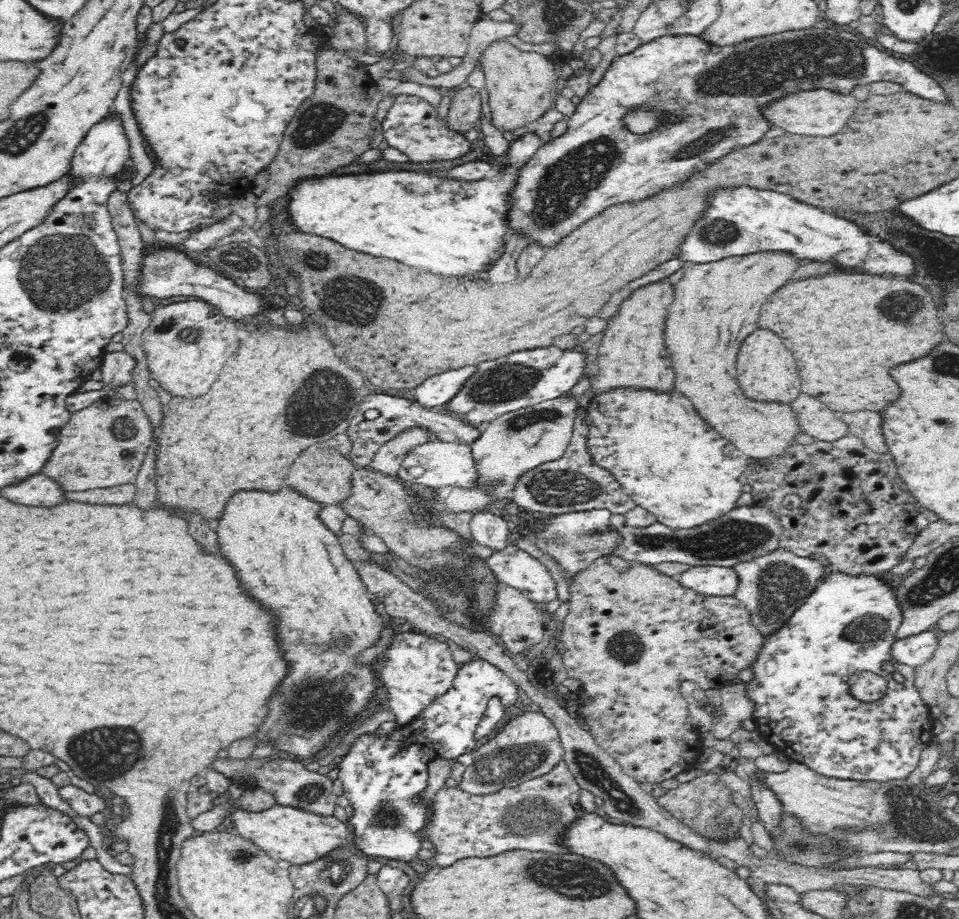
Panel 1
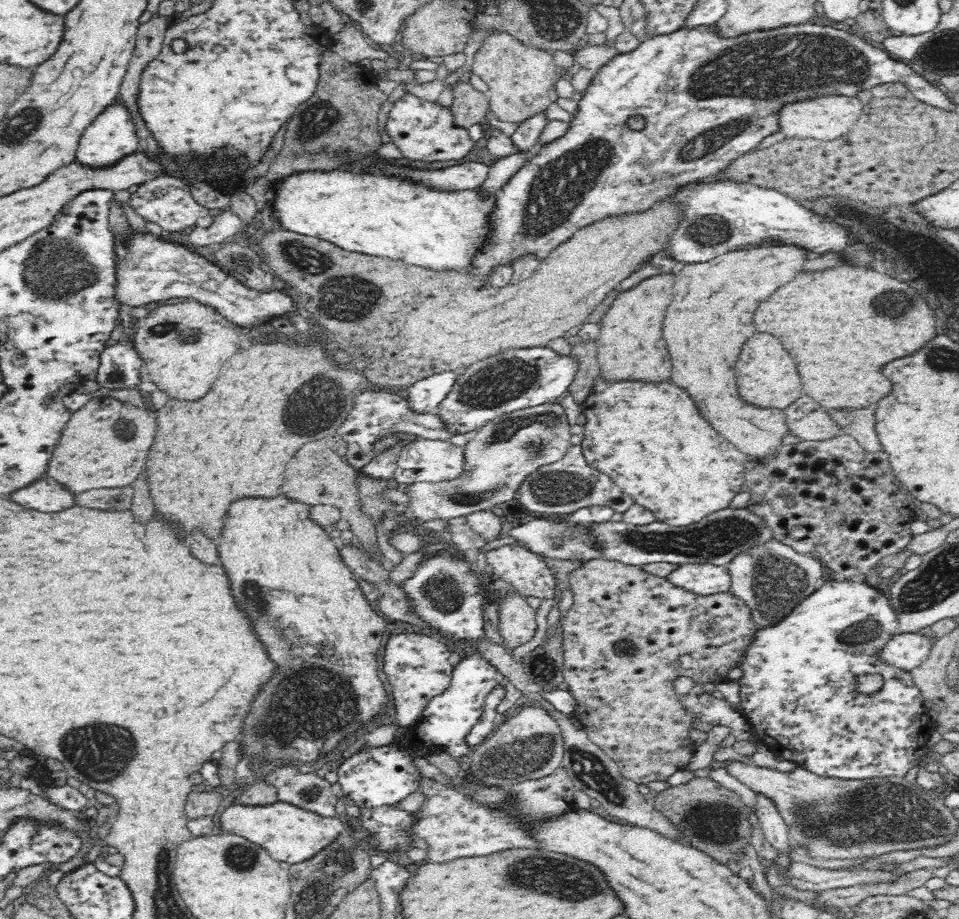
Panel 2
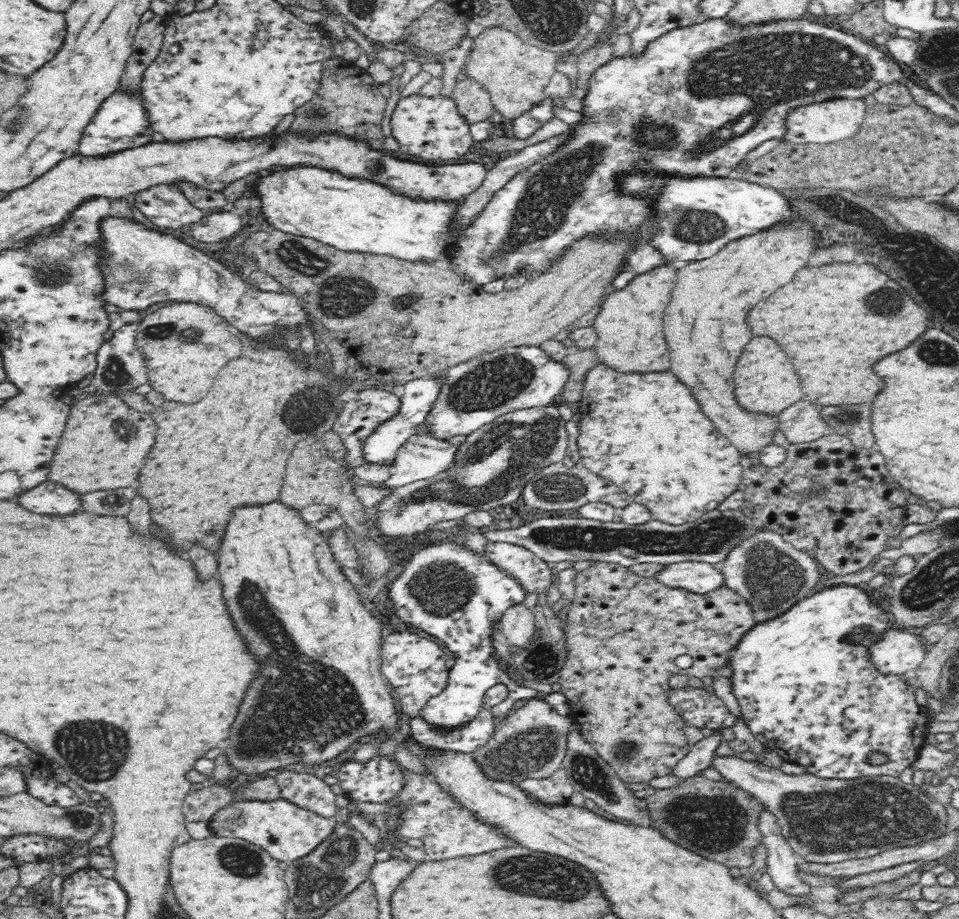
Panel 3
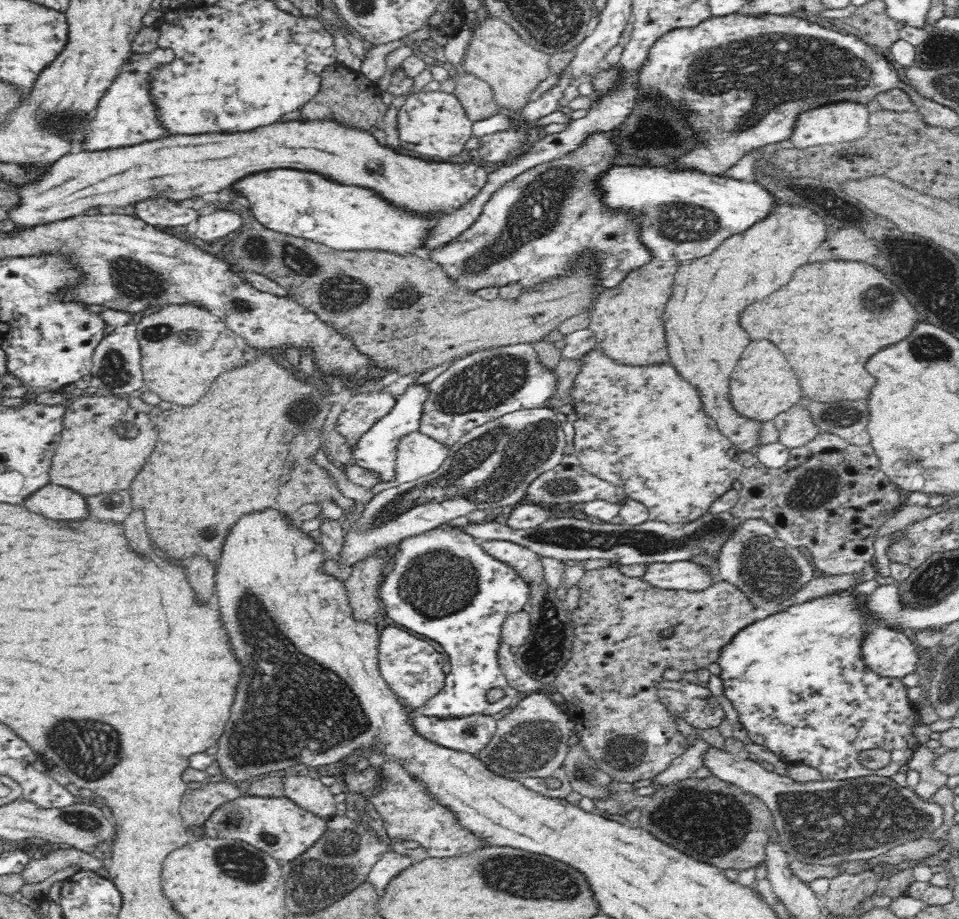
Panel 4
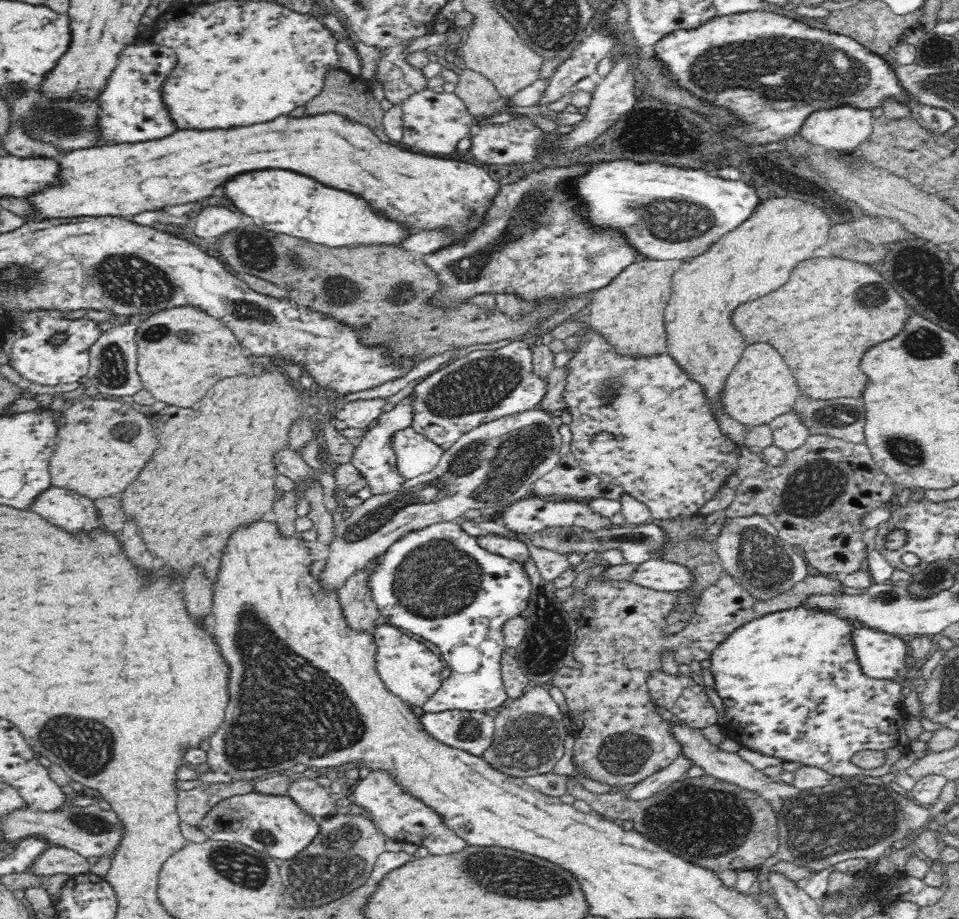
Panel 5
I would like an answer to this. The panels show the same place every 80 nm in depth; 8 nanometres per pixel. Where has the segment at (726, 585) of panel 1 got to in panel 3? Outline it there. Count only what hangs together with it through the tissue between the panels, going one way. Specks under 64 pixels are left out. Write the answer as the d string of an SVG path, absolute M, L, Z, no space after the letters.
M680 562L667 565L654 577L668 586L684 588L698 594L708 594L725 586L724 573L720 567L704 562Z

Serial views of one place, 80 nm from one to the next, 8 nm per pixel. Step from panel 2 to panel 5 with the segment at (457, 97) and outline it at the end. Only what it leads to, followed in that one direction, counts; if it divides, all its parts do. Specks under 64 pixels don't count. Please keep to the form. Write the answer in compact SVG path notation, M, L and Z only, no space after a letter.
M458 68L458 82L454 93L462 99L472 118L508 112L506 102L500 98L495 86L472 70Z

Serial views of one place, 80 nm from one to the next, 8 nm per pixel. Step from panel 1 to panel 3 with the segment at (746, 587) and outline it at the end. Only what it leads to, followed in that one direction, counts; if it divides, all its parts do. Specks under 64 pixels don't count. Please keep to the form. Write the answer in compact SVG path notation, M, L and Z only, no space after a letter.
M763 527L762 532L758 532L756 536L744 540L743 544L734 548L719 567L724 573L725 585L748 601L748 604L752 607L754 620L760 624L782 616L802 599L812 596L818 582L823 578L820 574L821 566L814 557L796 550L781 536L765 530Z

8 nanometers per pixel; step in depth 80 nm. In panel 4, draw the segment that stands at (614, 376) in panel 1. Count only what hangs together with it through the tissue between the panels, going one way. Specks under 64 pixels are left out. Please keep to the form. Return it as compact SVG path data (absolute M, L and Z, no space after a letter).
M652 259L652 263L628 274L616 288L604 288L590 309L590 330L594 332L601 354L619 366L660 366L668 364L662 316L672 296L678 264L673 260Z

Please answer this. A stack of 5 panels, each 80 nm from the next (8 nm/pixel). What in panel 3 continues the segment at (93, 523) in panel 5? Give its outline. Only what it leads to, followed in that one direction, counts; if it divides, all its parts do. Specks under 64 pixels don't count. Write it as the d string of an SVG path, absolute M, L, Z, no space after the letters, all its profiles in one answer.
M50 480L18 496L18 502L38 514L70 514L80 508L80 496L76 492Z

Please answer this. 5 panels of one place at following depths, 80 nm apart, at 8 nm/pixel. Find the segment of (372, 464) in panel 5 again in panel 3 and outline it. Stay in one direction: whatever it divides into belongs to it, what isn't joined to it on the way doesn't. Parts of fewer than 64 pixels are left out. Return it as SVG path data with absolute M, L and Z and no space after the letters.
M443 373L440 374L440 376L436 376L436 378L424 377L411 380L408 381L408 384L401 386L399 389L400 400L402 401L400 414L378 426L376 432L372 434L372 436L366 438L366 442L364 442L364 457L366 457L366 462L394 462L397 450L415 434L413 428L426 419L428 412L432 410L432 407L436 400L438 400L438 396L440 396L440 392L442 392L442 388L446 382L448 382L448 377L446 376L446 373Z

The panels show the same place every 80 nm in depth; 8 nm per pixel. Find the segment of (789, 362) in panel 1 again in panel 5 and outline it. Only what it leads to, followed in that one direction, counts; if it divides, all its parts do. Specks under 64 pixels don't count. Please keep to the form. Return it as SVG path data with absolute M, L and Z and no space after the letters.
M758 342L758 344L750 344L744 350L742 360L728 376L724 388L724 404L728 415L754 427L769 424L777 416L792 411L794 403L801 394L796 378L788 368L786 360L780 356L780 352L766 342Z

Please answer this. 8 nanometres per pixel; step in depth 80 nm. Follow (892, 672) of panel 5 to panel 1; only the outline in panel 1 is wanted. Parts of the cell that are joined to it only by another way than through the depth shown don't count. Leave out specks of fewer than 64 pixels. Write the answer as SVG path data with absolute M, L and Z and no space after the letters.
M927 630L904 640L896 640L891 648L892 657L899 663L918 668L935 654L941 636L942 632L938 630Z

